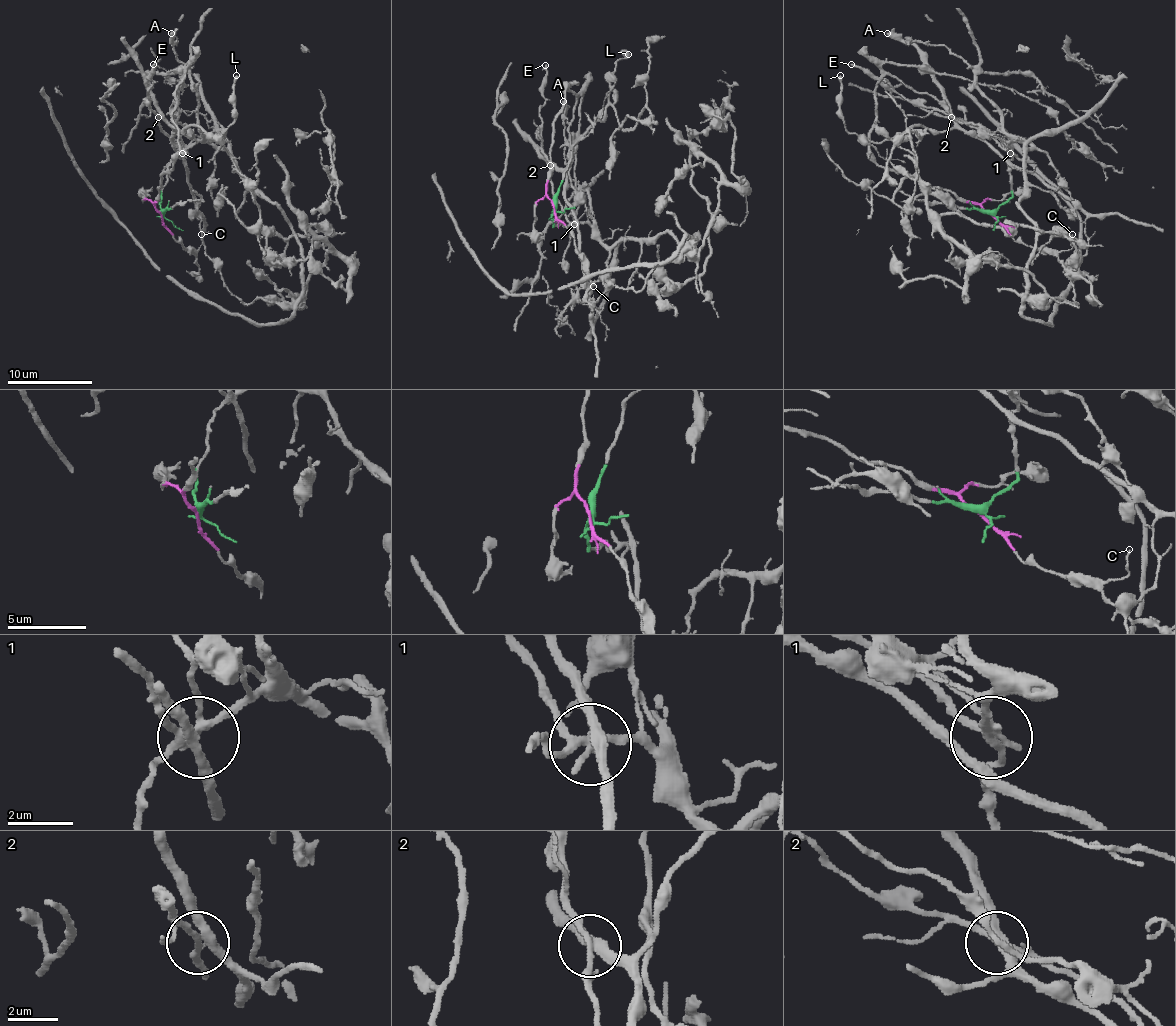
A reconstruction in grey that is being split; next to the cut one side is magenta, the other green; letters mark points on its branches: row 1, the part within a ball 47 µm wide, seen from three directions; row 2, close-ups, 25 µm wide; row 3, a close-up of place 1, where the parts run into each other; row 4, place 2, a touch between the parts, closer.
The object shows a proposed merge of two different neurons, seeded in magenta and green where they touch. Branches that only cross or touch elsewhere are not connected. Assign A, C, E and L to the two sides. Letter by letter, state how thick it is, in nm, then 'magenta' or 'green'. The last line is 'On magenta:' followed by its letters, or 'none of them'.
A: calibre 480 nm; green
C: calibre 70 nm; magenta
E: calibre 220 nm; green
L: calibre 280 nm; magenta
On magenta: C, L

